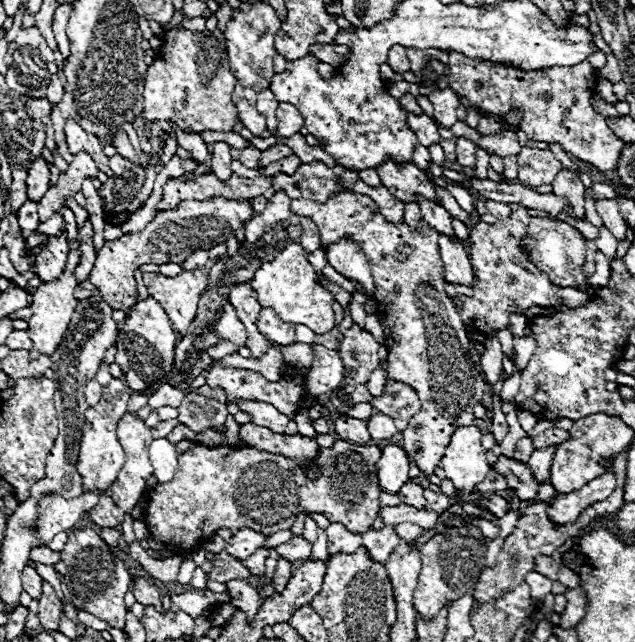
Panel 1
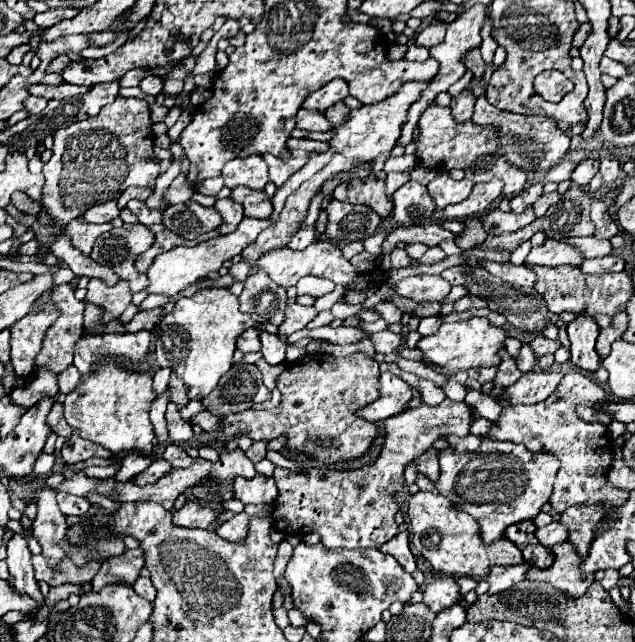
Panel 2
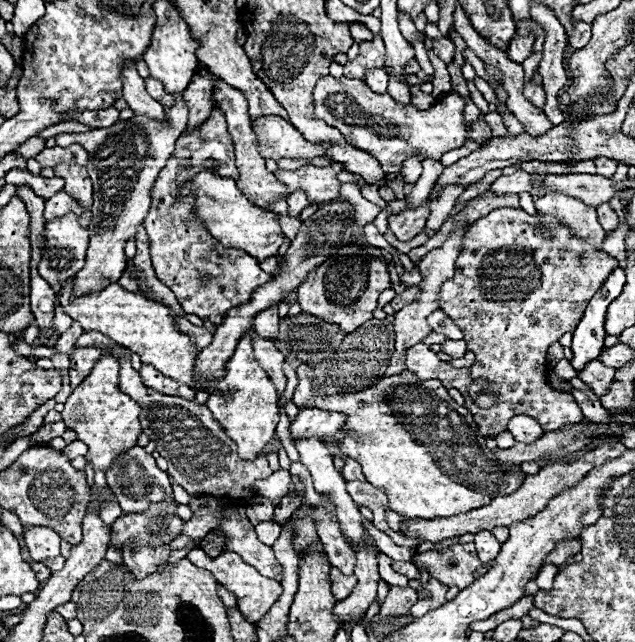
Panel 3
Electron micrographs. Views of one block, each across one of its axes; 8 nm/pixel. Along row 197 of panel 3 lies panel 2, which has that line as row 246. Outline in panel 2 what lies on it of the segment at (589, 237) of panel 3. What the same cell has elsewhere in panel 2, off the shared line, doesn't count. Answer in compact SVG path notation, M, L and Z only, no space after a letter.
M548 240L544 246L532 248L530 254L526 256L526 264L540 264L540 266L548 266L548 268L556 268L556 266L580 266L582 262L582 254L578 254L572 246L558 242L558 240Z

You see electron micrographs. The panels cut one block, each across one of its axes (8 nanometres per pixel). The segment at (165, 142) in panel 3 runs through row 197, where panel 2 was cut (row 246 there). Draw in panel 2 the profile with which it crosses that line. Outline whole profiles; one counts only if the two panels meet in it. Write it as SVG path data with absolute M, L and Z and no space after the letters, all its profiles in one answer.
M122 224L120 228L112 228L98 236L90 256L98 264L112 268L120 278L128 280L132 292L138 292L146 286L146 274L136 270L136 260L154 244L154 240L154 232L144 224Z

